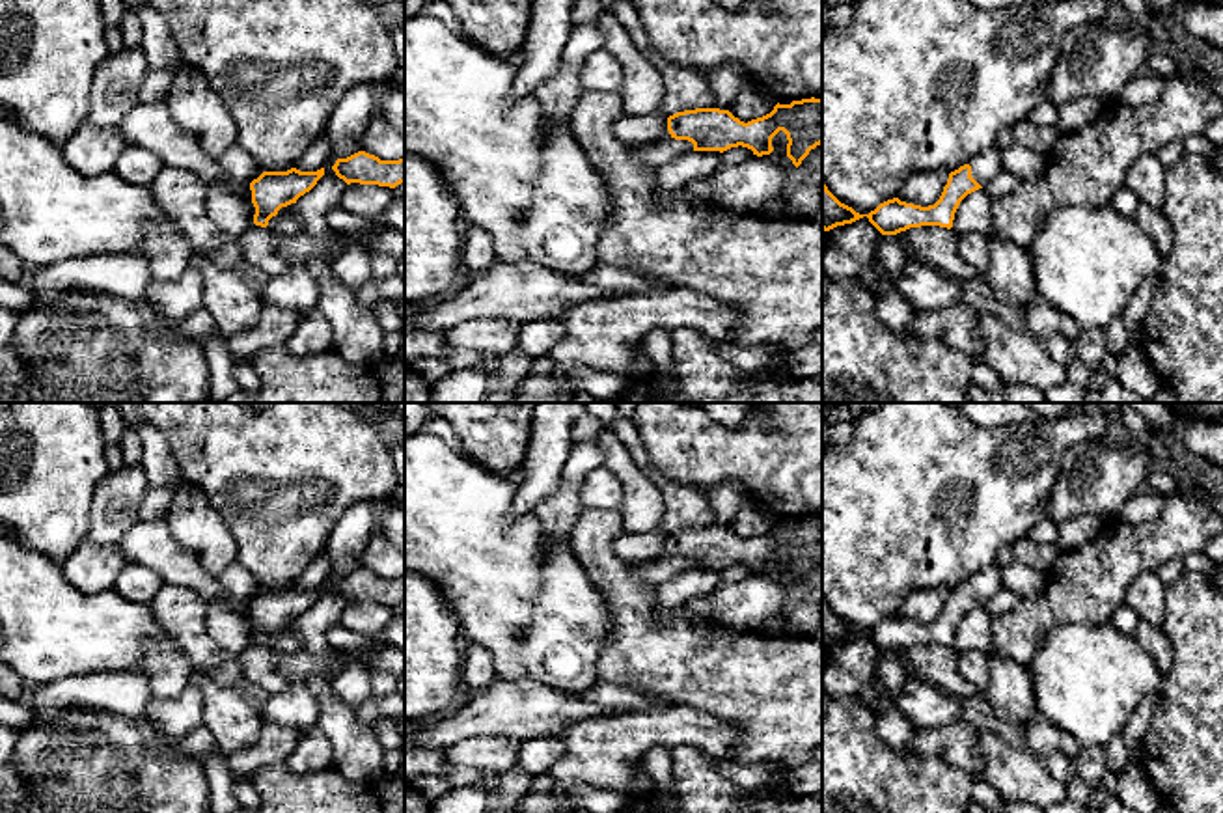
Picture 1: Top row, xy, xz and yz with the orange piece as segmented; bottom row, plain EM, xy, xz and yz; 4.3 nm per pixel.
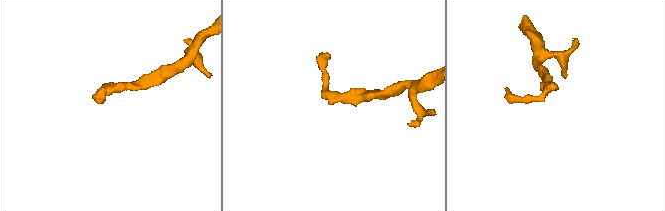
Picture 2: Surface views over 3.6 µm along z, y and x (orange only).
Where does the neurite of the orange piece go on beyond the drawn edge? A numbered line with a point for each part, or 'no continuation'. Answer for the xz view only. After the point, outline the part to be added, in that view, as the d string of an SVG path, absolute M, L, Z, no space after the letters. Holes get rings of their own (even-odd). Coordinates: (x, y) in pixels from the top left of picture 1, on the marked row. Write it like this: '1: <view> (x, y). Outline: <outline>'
1: xz (664, 151). Outline: M671 134L651 145L630 147L630 157L638 162L662 168L679 157L692 153L694 144L688 140L675 140Z

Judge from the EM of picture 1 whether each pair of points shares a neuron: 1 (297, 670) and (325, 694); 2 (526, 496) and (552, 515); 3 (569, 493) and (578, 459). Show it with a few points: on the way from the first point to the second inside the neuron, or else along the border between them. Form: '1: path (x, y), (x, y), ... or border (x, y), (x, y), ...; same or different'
1: border (327, 679), (308, 679), (304, 683); different
2: border (563, 468), (560, 483), (532, 511); different
3: path (569, 485), (577, 467); same

